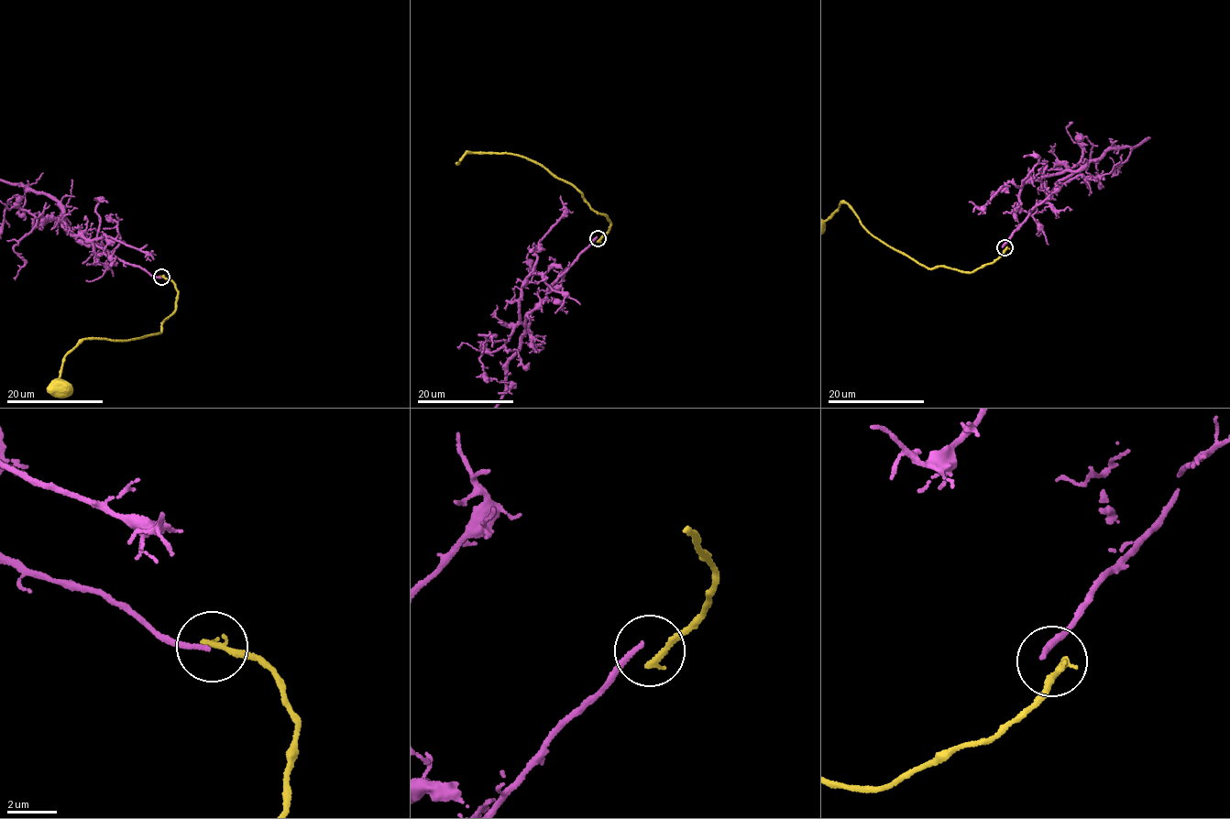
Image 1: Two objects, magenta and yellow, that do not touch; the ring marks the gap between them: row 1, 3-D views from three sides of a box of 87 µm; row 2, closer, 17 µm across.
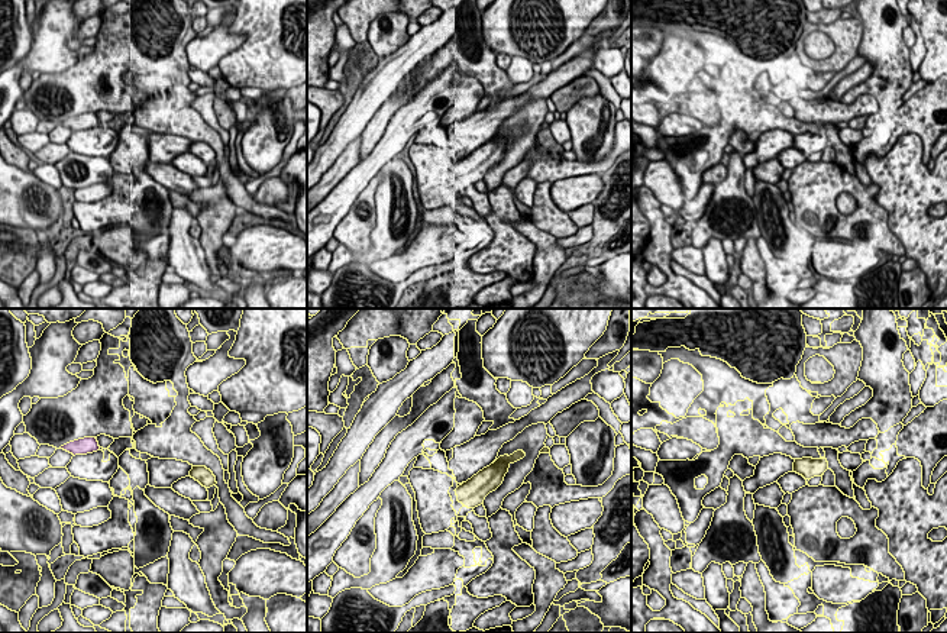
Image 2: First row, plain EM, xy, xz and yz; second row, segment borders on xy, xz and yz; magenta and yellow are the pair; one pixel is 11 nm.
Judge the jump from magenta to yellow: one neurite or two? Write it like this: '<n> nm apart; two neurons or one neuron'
1050 nm apart; one neuron

